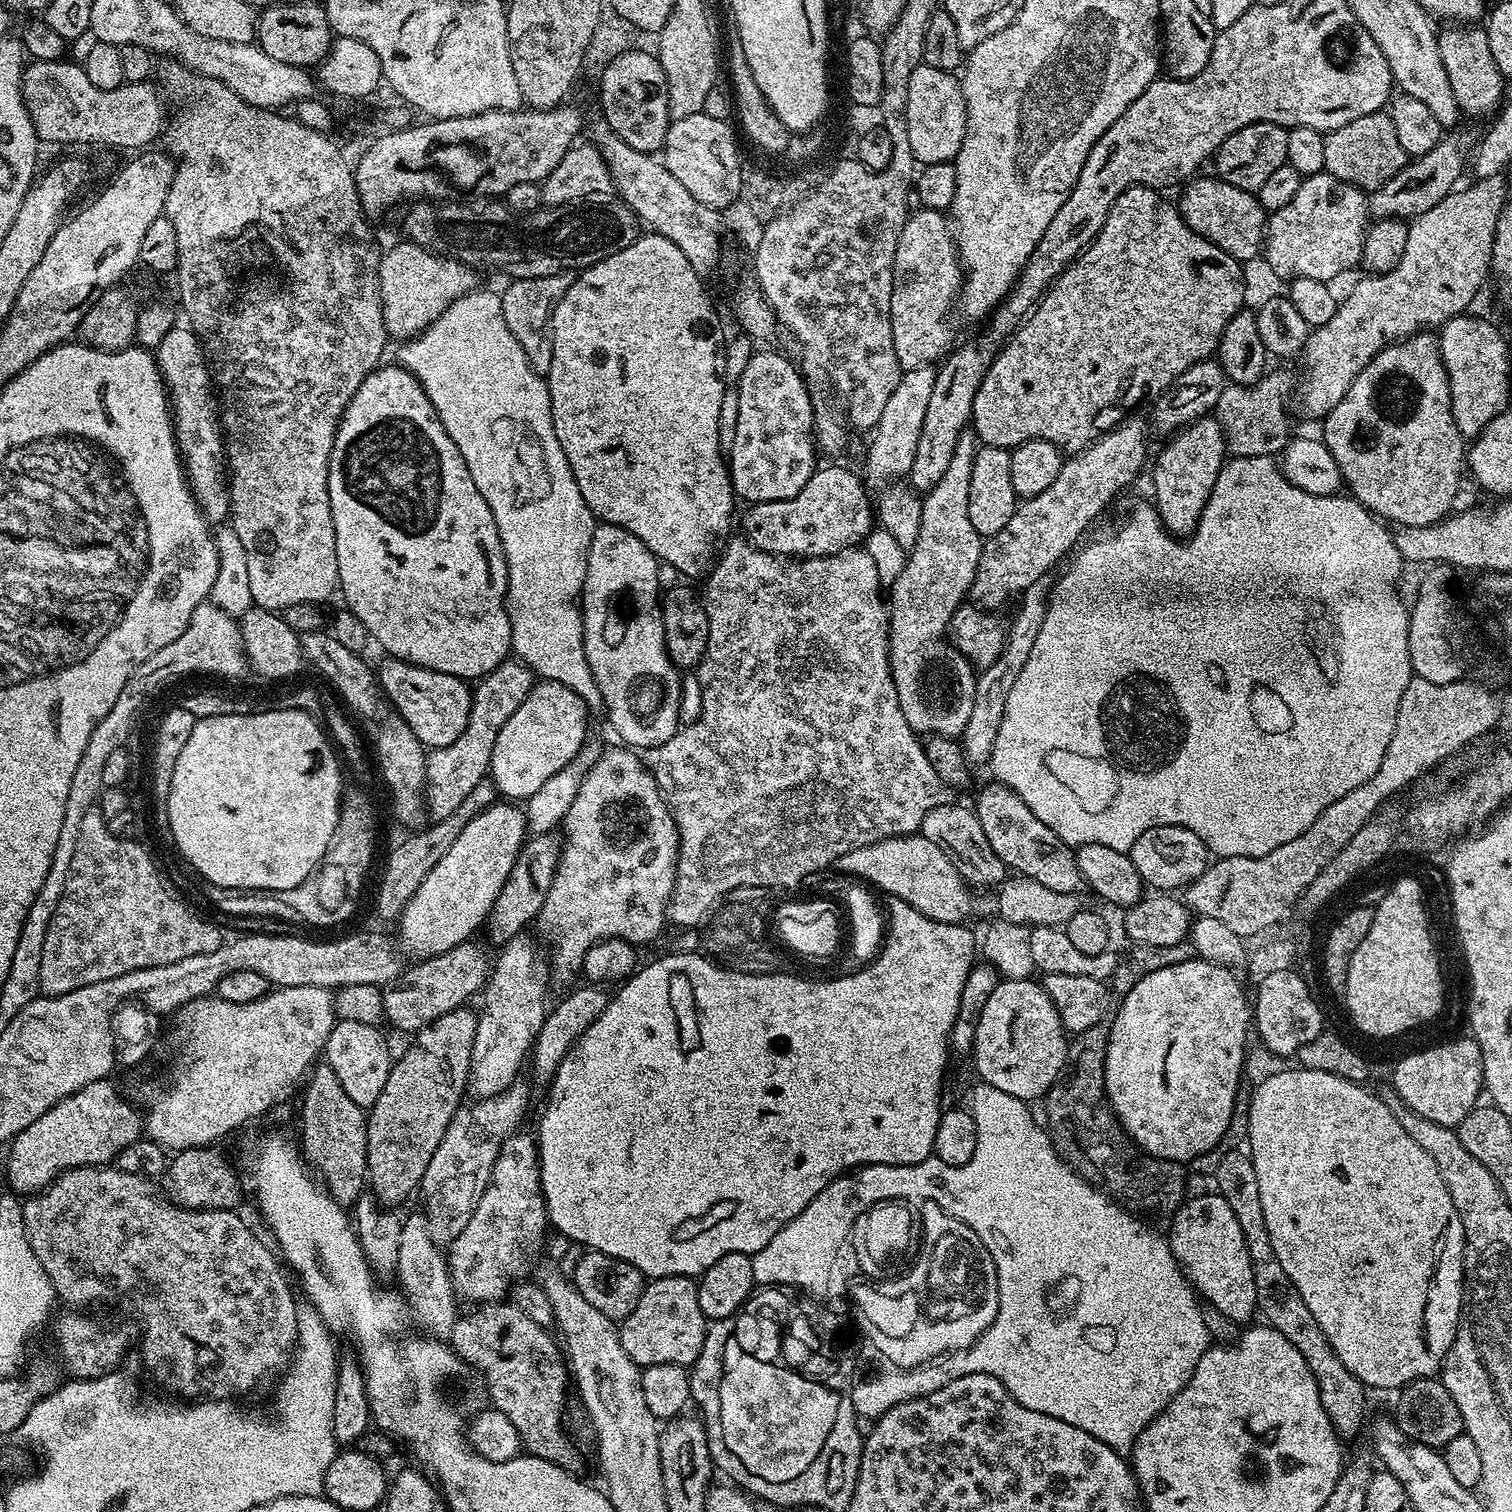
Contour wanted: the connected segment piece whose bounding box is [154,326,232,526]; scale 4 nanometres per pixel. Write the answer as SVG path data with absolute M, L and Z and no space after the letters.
M177 326L162 338L154 350L154 359L164 381L170 401L172 423L176 433L176 446L182 457L182 467L186 473L188 487L196 498L196 504L204 514L209 525L220 526L229 519L232 503L228 497L229 481L226 479L225 442L222 437L221 417L218 415L218 404L214 399L214 385L210 379L209 365L200 345L199 338L188 326Z

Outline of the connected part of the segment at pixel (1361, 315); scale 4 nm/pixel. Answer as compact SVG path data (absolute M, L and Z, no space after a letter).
M1491 176L1485 180L1477 179L1476 184L1472 184L1469 188L1461 187L1459 190L1453 190L1448 196L1442 198L1436 206L1426 210L1420 216L1415 217L1408 224L1408 241L1406 242L1406 254L1402 254L1400 264L1394 266L1389 272L1382 272L1379 274L1368 274L1360 280L1352 289L1348 292L1348 297L1341 299L1336 305L1336 313L1334 318L1330 318L1330 322L1326 322L1320 328L1313 328L1309 331L1308 340L1305 342L1302 358L1304 358L1304 364L1308 367L1308 377L1303 377L1302 386L1304 382L1304 408L1312 416L1317 418L1323 418L1329 416L1334 410L1334 406L1338 406L1338 402L1342 402L1342 398L1346 394L1346 390L1354 382L1354 378L1358 378L1358 374L1364 369L1372 359L1379 354L1383 348L1387 348L1388 345L1397 343L1407 337L1416 335L1421 330L1436 330L1439 329L1448 320L1453 320L1455 316L1465 315L1469 311L1468 308L1472 304L1472 299L1480 292L1480 287L1484 284L1484 279L1489 279L1490 269L1492 267L1492 250L1493 250L1493 238L1496 233L1498 218L1500 212L1504 209L1504 202L1506 199L1506 193L1504 188L1500 185L1502 182L1500 176Z

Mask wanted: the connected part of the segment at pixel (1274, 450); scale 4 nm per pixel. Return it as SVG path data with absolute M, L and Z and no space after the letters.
M1269 369L1256 384L1242 385L1227 383L1221 397L1212 411L1224 431L1226 450L1233 457L1274 456L1283 451L1290 439L1288 416L1286 414L1286 395L1298 382L1295 374L1286 369Z

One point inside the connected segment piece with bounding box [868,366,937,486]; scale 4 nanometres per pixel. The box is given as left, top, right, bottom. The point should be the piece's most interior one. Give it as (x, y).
(895, 438)

